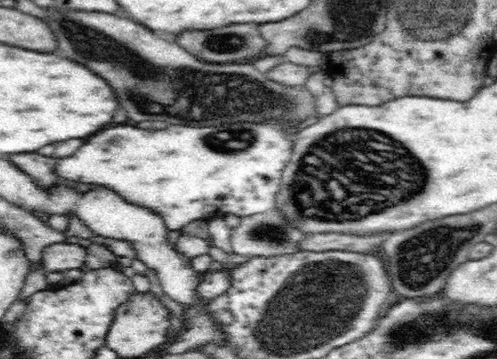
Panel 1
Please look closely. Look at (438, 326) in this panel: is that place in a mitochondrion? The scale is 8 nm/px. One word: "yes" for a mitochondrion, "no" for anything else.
yes

